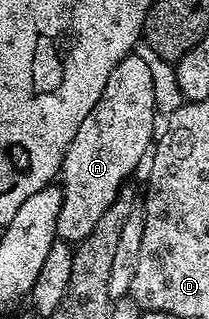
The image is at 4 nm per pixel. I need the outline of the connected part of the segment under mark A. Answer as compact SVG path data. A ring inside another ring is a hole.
M128 54L116 65L116 69L112 69L112 73L108 77L108 85L104 85L104 93L100 97L100 101L96 101L92 113L88 113L88 117L84 117L80 129L76 129L76 137L72 137L72 145L68 145L66 150L60 172L62 204L60 205L60 217L56 221L58 239L61 242L77 245L84 237L88 237L88 233L92 233L92 229L96 229L96 221L100 221L100 217L104 217L108 205L112 205L112 201L116 201L119 191L123 190L125 183L122 182L141 163L143 166L156 139L154 115L156 116L156 108L152 89L152 69L148 69L148 65L138 54Z

